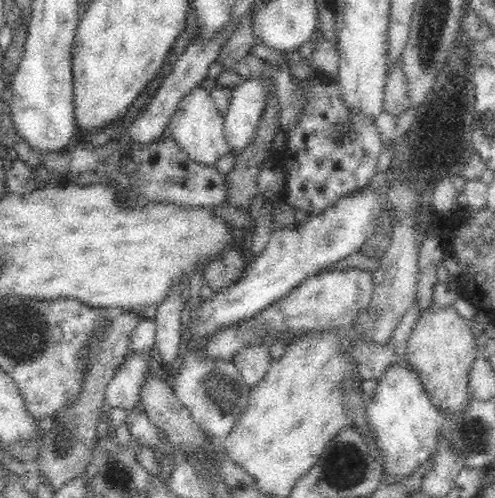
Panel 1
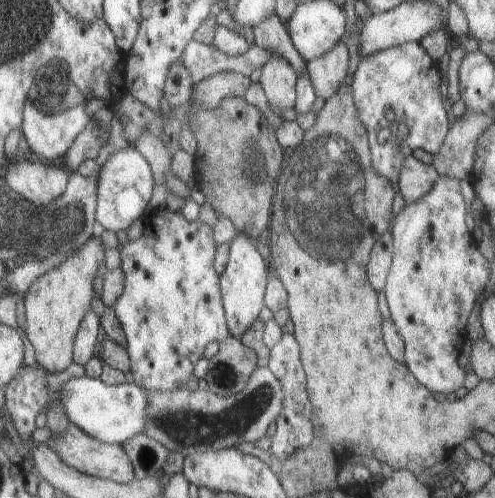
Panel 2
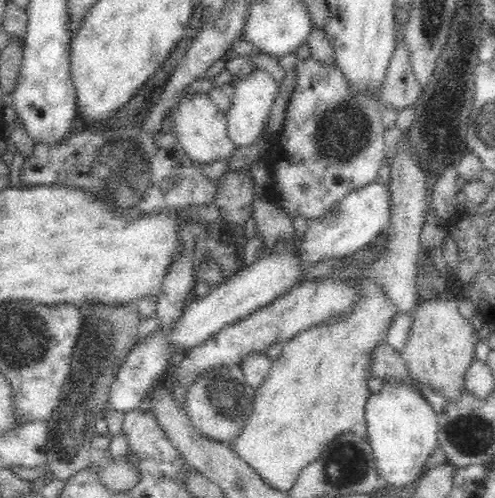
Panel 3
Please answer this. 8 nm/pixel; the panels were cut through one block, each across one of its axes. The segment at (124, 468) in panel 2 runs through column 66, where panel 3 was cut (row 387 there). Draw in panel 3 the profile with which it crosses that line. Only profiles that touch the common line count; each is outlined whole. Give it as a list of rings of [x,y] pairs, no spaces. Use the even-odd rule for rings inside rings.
[[[438,294],[422,298],[410,312],[410,334],[404,348],[400,350],[404,366],[416,378],[416,382],[426,382],[446,396],[462,392],[462,378],[468,364],[474,362],[476,332],[470,320],[466,320],[458,310],[456,298],[440,298]]]

